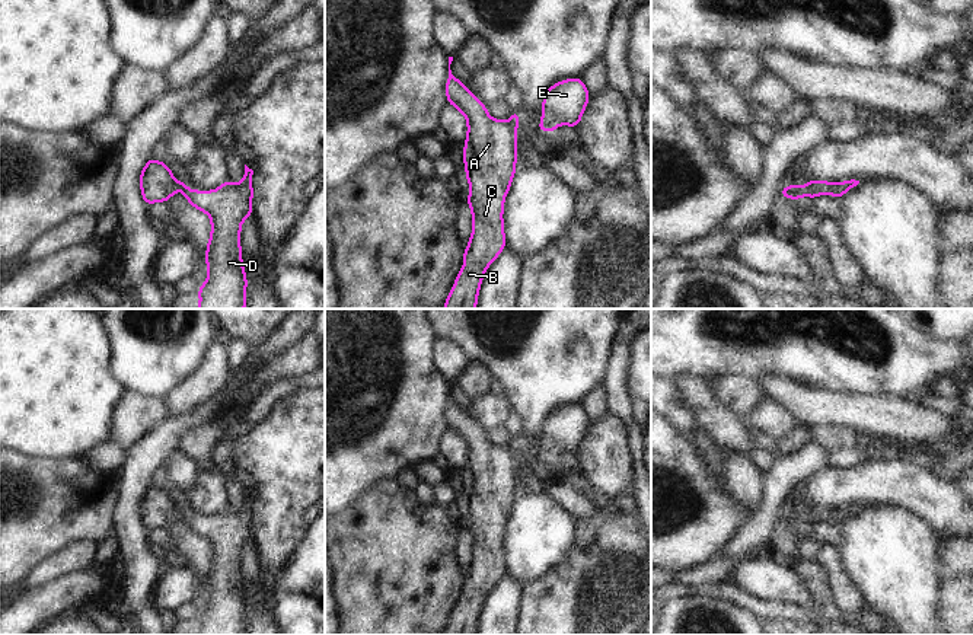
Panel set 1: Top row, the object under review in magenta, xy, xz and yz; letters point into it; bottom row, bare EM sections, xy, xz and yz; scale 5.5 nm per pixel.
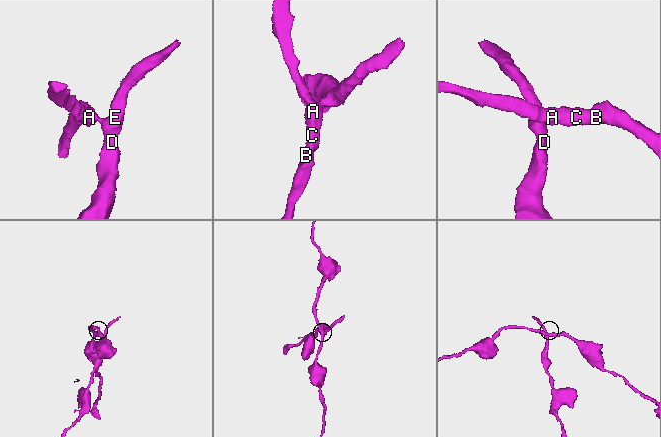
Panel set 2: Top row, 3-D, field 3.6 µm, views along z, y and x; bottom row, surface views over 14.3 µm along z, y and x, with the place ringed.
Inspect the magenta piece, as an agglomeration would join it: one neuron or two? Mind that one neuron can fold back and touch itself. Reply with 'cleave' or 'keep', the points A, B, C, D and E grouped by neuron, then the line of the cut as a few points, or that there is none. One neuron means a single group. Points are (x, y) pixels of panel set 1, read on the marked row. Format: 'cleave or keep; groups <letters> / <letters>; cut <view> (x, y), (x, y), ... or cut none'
cleave; groups A B C / D E; cut yz (787, 187), (797, 192), (797, 198)

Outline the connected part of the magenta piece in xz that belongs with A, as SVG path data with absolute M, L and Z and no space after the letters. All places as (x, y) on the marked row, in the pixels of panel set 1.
M449 57L449 80L446 84L447 102L456 106L468 121L468 137L465 141L465 169L470 185L468 204L472 210L473 232L469 246L465 249L465 267L459 271L453 290L449 293L444 309L476 309L476 299L485 269L505 248L503 208L504 198L510 189L516 172L517 135L511 121L492 119L485 105L473 96L466 84L462 84L450 70L453 57Z

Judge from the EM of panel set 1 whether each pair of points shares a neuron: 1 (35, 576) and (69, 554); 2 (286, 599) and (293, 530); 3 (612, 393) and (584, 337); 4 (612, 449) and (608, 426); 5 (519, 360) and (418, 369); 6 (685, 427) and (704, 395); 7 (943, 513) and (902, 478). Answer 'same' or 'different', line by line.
1: same
2: different
3: different
4: same
5: different
6: different
7: same

